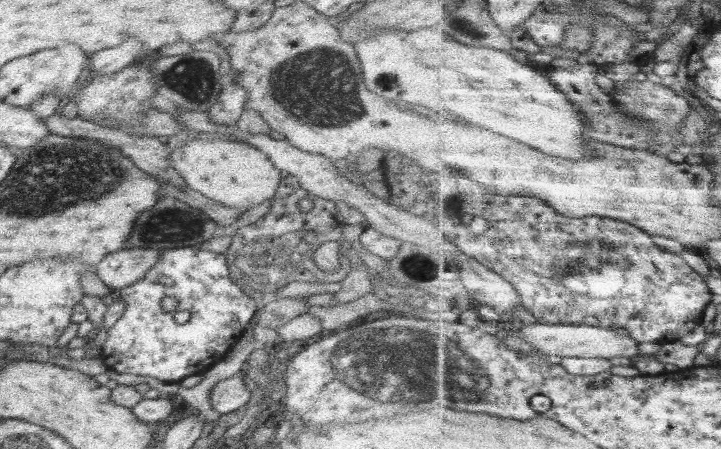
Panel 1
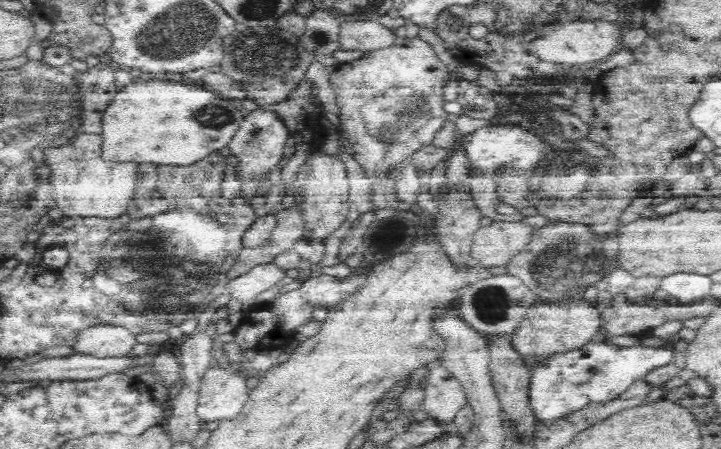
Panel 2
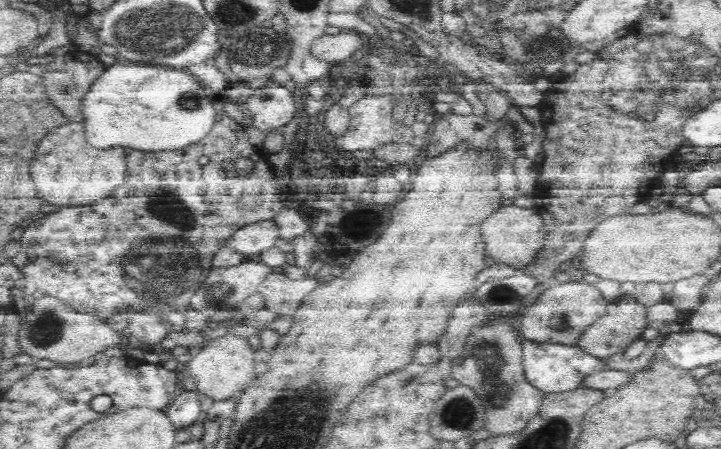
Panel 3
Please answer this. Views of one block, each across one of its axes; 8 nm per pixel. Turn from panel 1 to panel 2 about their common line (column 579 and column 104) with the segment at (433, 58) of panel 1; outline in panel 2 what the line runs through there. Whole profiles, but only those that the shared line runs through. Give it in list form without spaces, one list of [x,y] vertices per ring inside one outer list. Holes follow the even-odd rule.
[[[132,80],[120,92],[112,96],[100,124],[99,134],[102,137],[101,158],[105,160],[136,160],[136,162],[158,162],[158,164],[194,164],[198,160],[219,151],[234,137],[243,120],[240,111],[236,112],[230,100],[216,98],[200,86],[174,82],[174,80]]]

